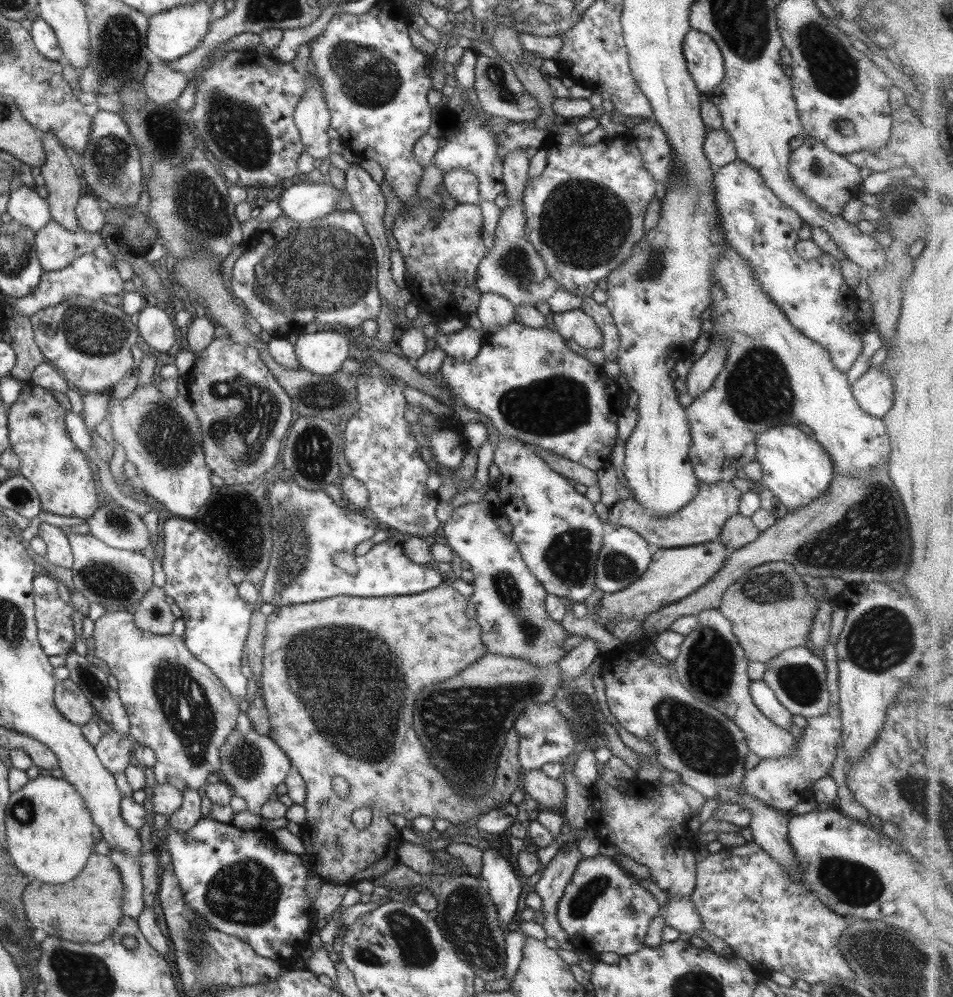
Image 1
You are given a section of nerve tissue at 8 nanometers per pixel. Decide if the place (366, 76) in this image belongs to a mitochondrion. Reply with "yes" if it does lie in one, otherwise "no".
yes

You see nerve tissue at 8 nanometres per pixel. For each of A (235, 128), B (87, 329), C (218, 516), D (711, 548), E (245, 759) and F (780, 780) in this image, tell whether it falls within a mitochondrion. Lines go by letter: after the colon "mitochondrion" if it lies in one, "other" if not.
A: mitochondrion
B: mitochondrion
C: mitochondrion
D: other
E: mitochondrion
F: other

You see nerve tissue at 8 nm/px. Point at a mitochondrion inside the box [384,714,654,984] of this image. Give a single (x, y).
(464, 915)

